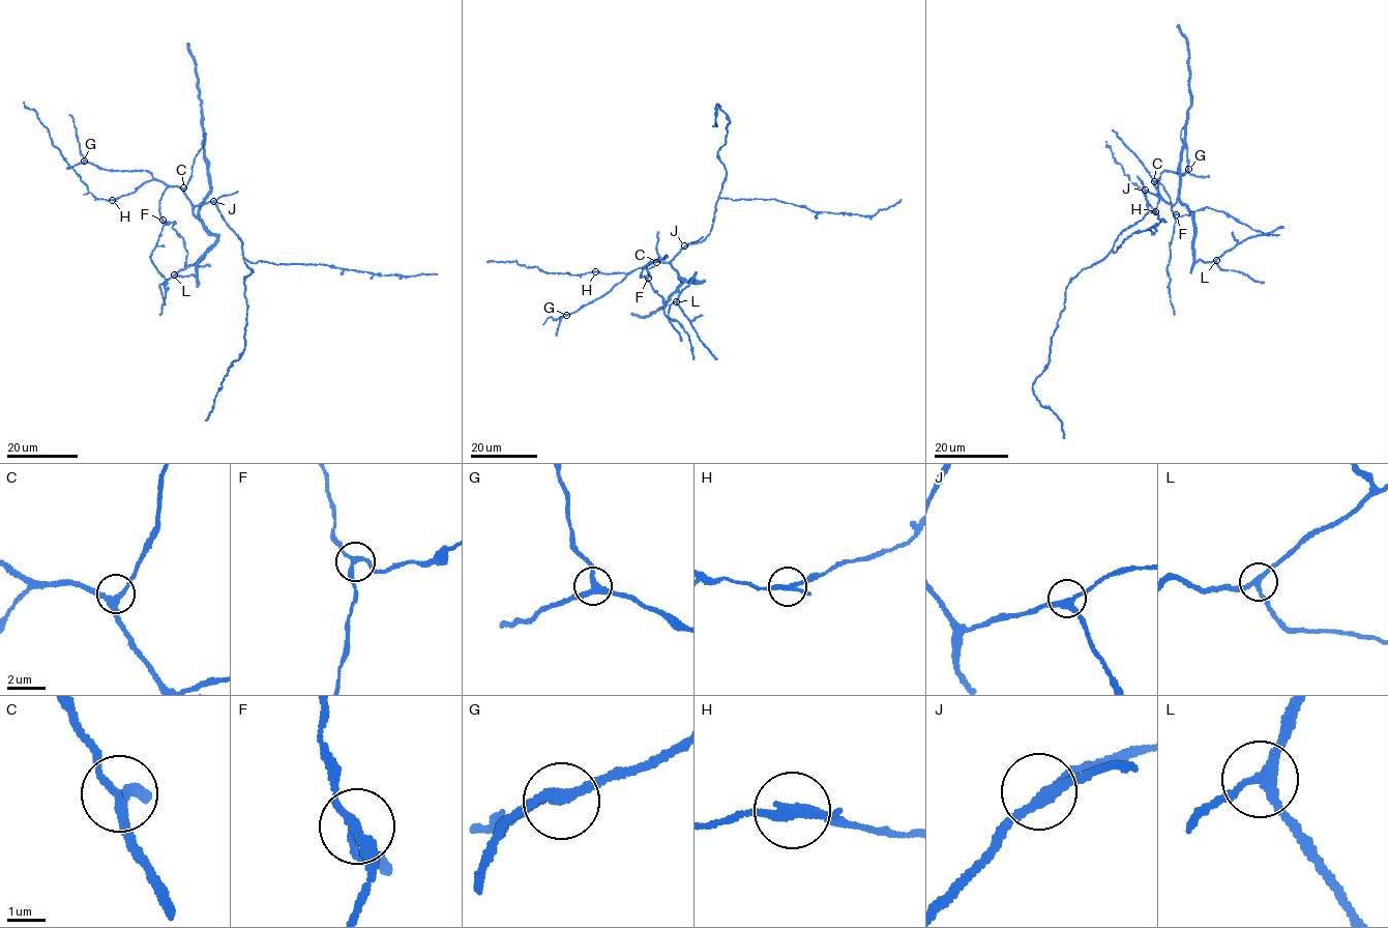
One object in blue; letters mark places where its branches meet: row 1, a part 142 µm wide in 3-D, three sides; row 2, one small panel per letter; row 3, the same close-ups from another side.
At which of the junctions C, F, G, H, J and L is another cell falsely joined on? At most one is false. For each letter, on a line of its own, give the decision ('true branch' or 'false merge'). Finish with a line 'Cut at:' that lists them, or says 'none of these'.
C: true branch
F: true branch
G: true branch
H: false merge
J: true branch
L: true branch
Cut at: H

